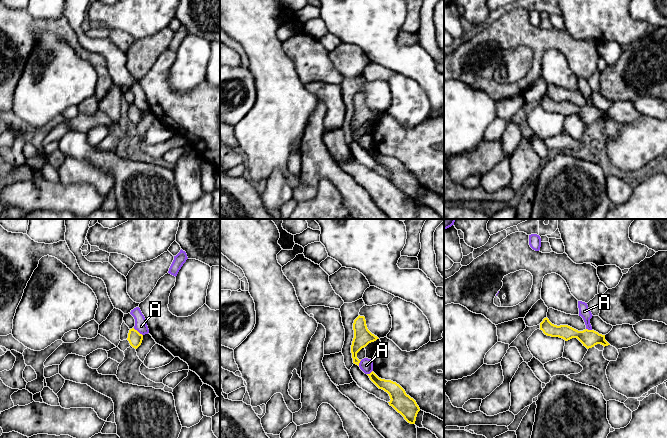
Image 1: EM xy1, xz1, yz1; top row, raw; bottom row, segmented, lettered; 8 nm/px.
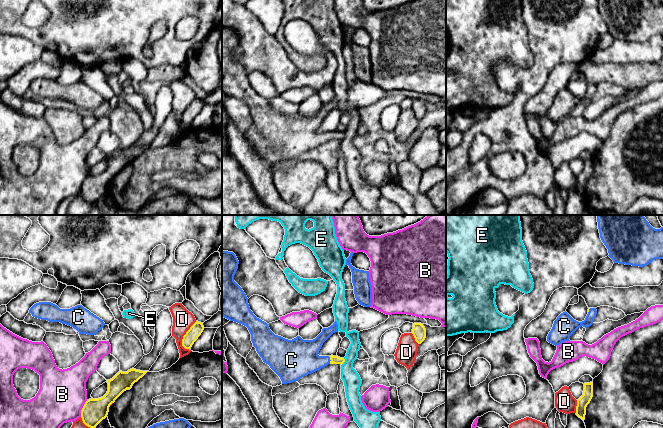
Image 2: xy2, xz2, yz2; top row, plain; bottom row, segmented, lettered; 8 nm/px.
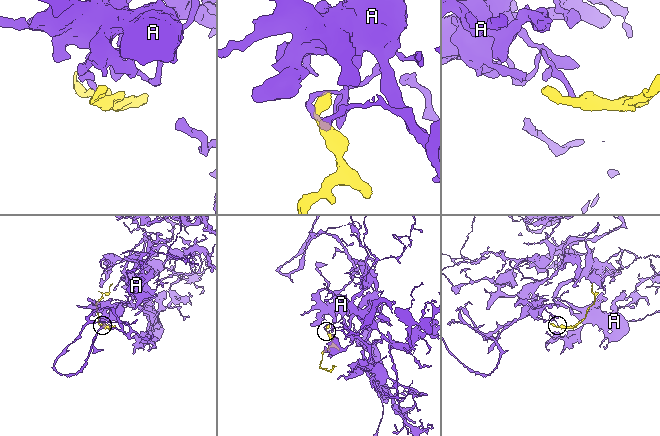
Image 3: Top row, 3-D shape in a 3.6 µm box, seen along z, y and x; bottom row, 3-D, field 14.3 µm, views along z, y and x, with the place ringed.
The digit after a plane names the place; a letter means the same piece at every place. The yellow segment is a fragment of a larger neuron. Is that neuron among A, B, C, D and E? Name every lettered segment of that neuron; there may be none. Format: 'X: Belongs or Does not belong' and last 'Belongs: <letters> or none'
A: Does not belong
B: Does not belong
C: Belongs
D: Does not belong
E: Does not belong
Belongs: C

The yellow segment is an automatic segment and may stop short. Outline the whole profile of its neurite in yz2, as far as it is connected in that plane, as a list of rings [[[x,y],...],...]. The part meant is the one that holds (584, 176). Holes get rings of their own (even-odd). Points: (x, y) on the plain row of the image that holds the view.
[[[593,158],[584,159],[583,171],[577,176],[576,191],[585,196],[586,183],[593,173]]]

